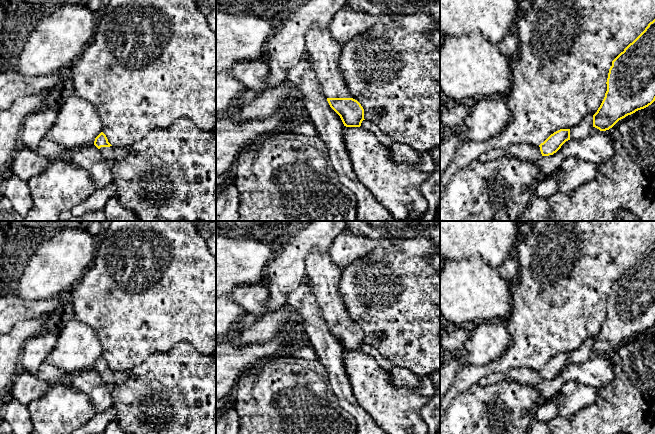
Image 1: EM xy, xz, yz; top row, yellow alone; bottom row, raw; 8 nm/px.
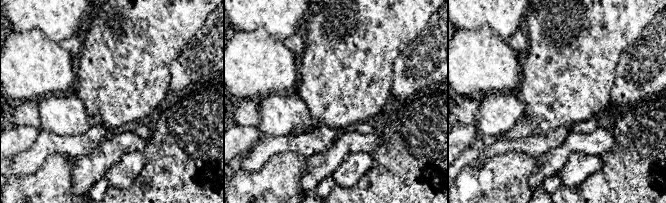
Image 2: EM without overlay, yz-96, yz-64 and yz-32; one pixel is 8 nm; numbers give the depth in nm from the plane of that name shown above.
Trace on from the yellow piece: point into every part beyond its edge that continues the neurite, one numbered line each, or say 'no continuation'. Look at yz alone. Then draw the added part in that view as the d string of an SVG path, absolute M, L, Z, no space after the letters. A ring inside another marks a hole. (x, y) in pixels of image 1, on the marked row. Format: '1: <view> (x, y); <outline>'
1: yz (526, 152); M515 144L506 149L492 149L481 154L478 161L485 162L492 159L500 158L503 155L512 155L522 161L535 162L542 158L540 147L534 144Z

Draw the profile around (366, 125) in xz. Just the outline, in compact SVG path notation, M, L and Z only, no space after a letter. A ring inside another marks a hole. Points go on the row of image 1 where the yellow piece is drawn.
M363 120L360 126L364 130L368 130L376 135L378 140L384 145L389 146L395 142L391 140L384 132L377 129L376 126L368 120Z

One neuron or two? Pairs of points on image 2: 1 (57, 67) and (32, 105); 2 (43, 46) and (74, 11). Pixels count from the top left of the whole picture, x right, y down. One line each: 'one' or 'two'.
1: two
2: two

